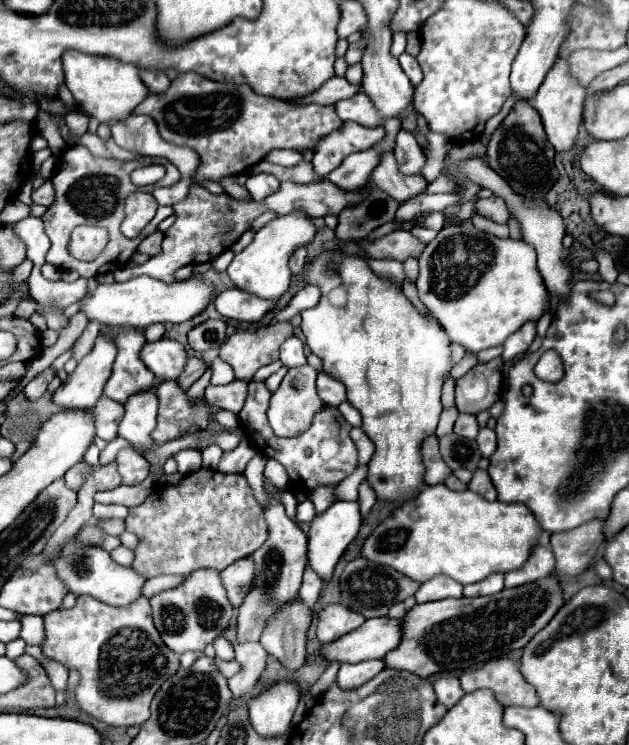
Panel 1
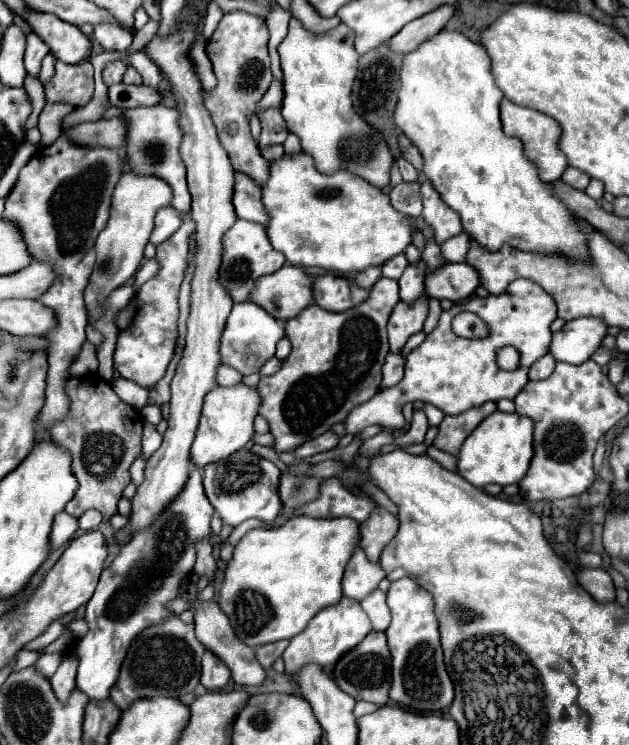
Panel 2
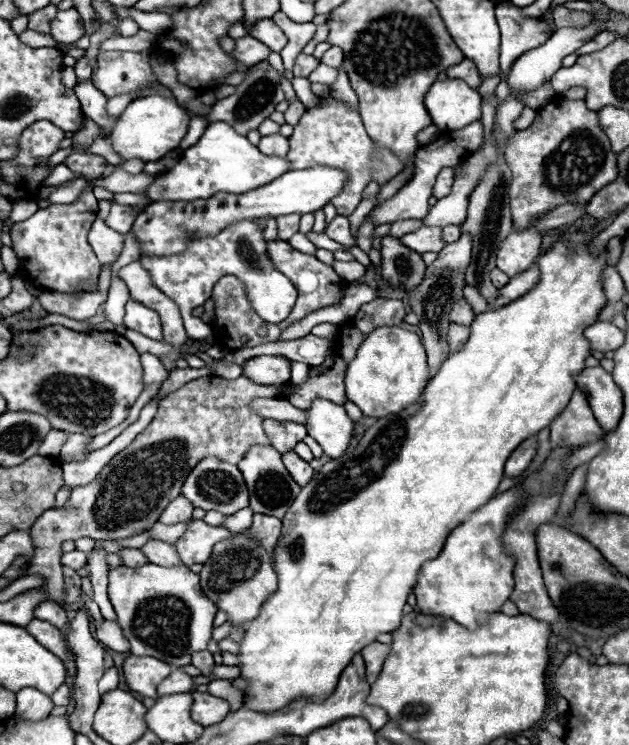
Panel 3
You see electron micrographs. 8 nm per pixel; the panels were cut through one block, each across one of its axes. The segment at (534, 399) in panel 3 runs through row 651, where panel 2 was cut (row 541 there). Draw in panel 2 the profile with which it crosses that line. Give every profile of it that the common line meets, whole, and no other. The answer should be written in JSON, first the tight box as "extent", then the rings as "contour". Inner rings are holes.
{"extent":[218,516,360,646],"contour":[[[292,516],[278,528],[254,528],[234,548],[234,556],[228,562],[224,582],[218,592],[218,604],[228,614],[236,636],[248,646],[270,644],[278,640],[290,640],[300,634],[308,622],[326,606],[334,606],[342,598],[342,576],[352,552],[360,546],[360,528],[352,518],[308,518]]]}

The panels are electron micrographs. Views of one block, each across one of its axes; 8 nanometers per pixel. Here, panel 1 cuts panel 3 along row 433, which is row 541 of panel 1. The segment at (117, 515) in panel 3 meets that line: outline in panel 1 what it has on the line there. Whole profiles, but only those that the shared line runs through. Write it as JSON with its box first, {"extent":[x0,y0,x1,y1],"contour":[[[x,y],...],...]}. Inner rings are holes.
{"extent":[126,468,268,576],"contour":[[[200,468],[182,478],[178,486],[160,486],[148,500],[130,510],[126,530],[140,538],[132,568],[142,576],[190,574],[200,568],[222,572],[240,558],[250,556],[268,536],[262,508],[244,474],[222,474]]]}

